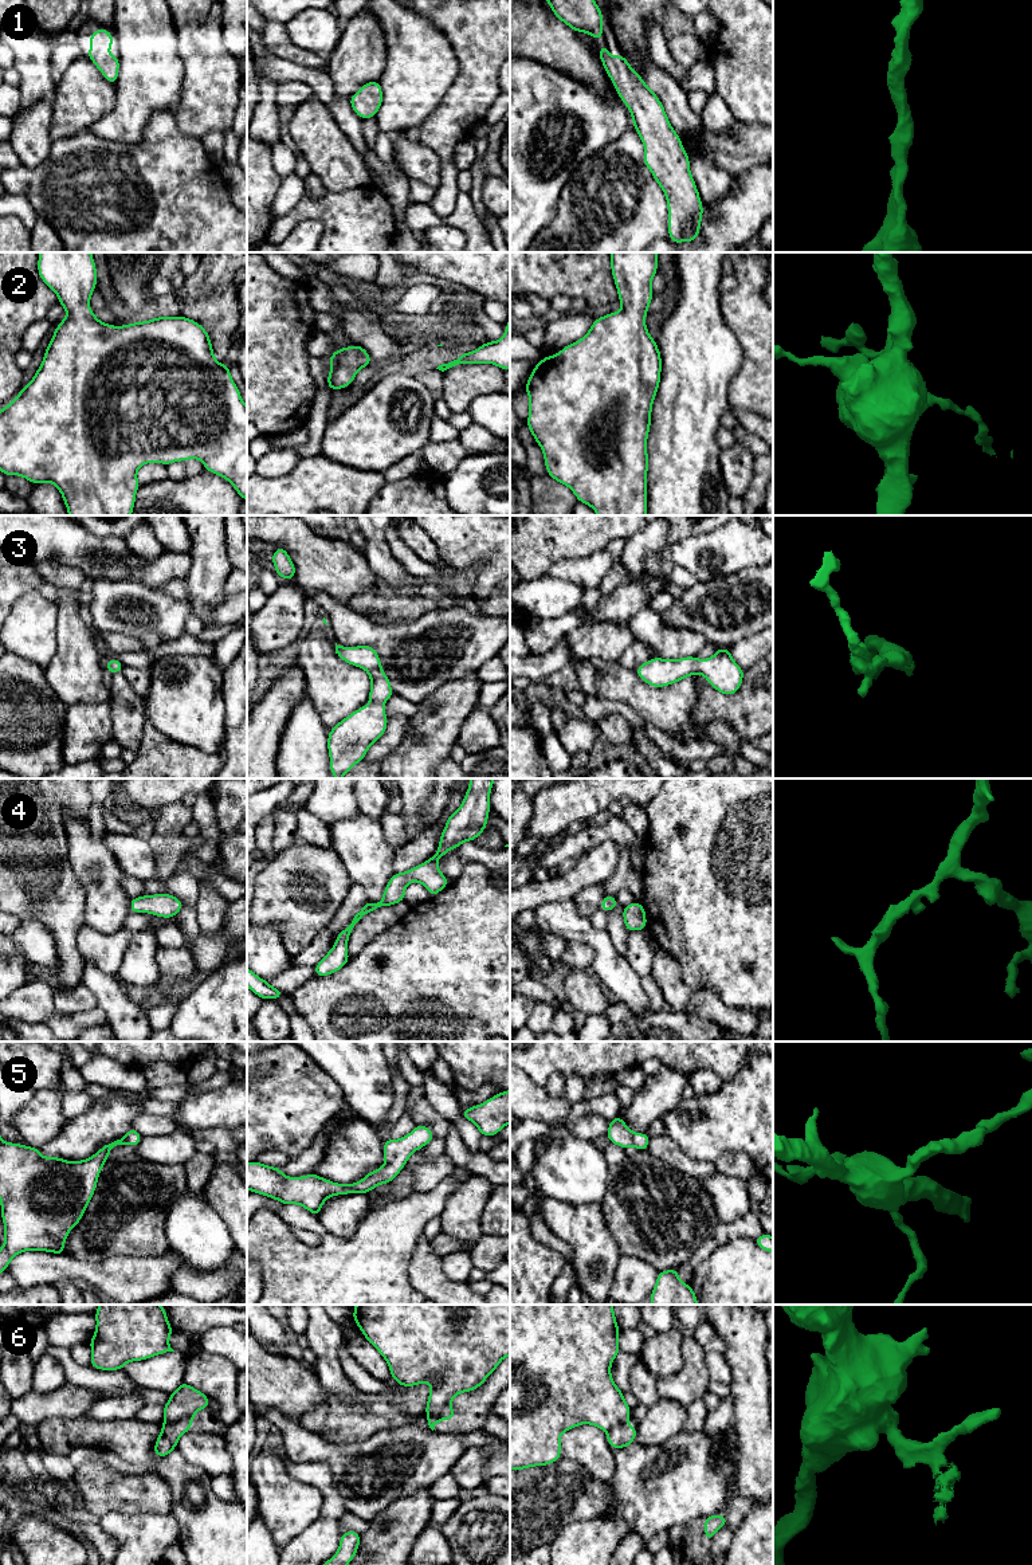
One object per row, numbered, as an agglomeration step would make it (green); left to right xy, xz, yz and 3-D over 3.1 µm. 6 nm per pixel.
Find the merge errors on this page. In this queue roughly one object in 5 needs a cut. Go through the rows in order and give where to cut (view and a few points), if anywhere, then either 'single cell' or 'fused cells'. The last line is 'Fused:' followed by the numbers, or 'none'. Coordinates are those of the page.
1: no cut | single cell
2: no cut | single cell
3: no cut | single cell
4: no cut | single cell
5: no cut | single cell
6: xy (191, 1419), (180, 1419), (164, 1424) | fused cells
Fused: 6

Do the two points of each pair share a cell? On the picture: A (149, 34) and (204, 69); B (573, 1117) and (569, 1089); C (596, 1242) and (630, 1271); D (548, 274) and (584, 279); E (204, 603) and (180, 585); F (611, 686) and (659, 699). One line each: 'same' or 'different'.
A: different
B: different
C: different
D: same
E: different
F: same

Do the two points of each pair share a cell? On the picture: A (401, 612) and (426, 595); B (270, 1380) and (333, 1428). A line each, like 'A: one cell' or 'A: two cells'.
A: one cell
B: two cells

